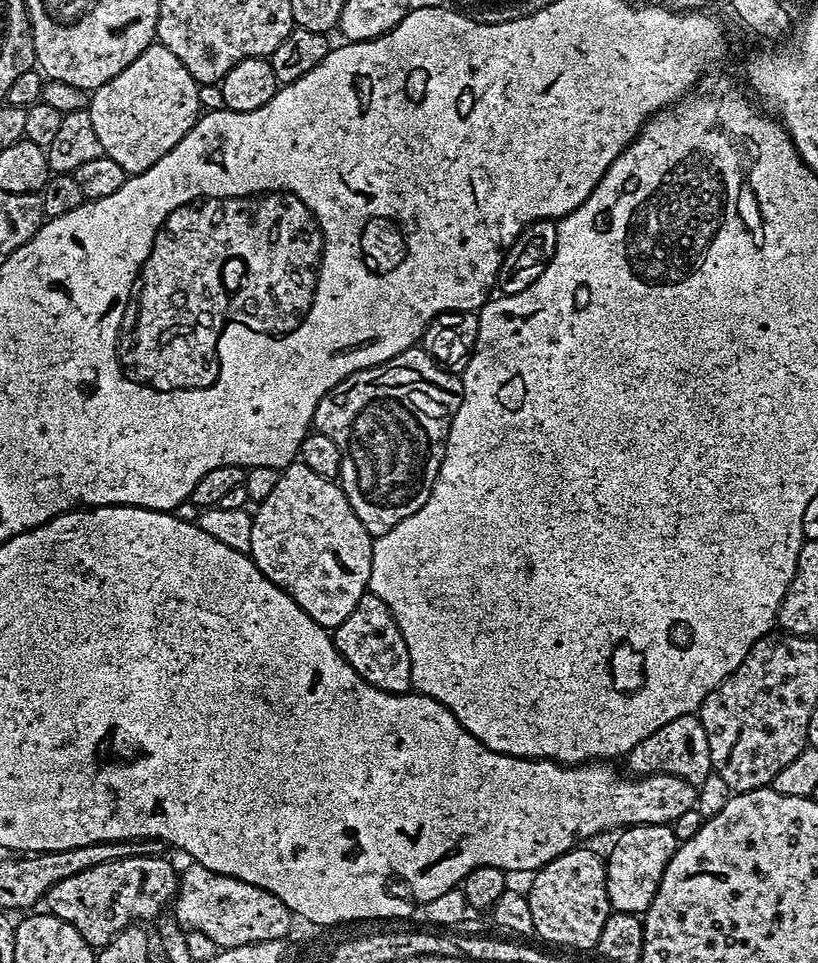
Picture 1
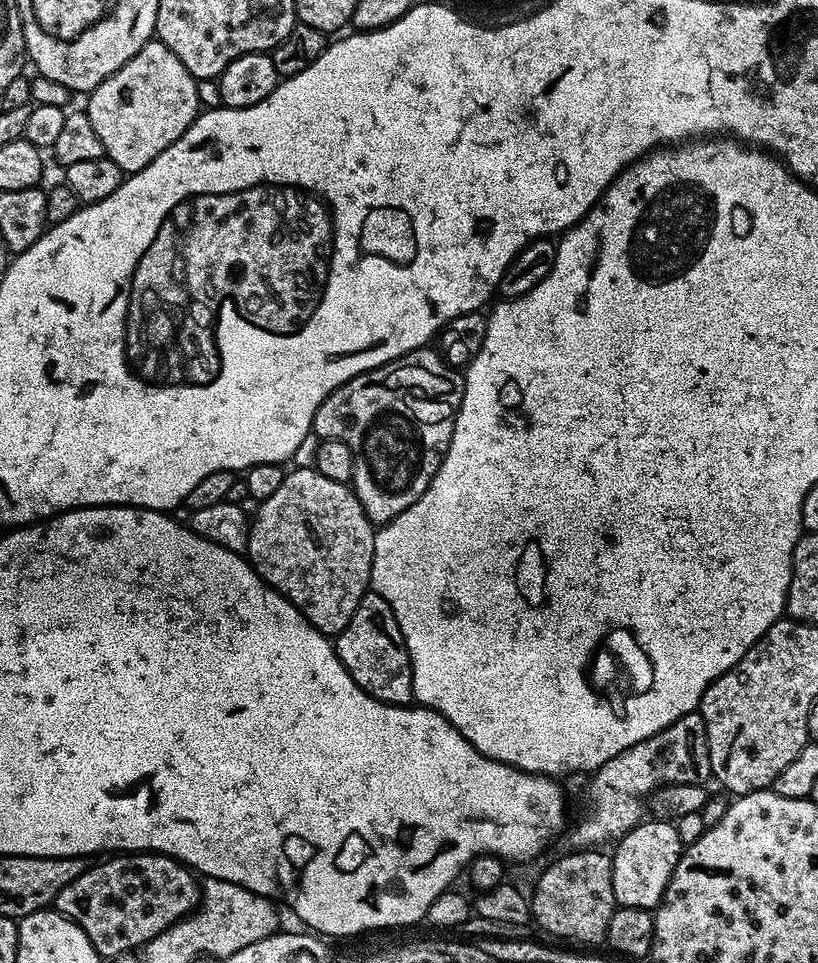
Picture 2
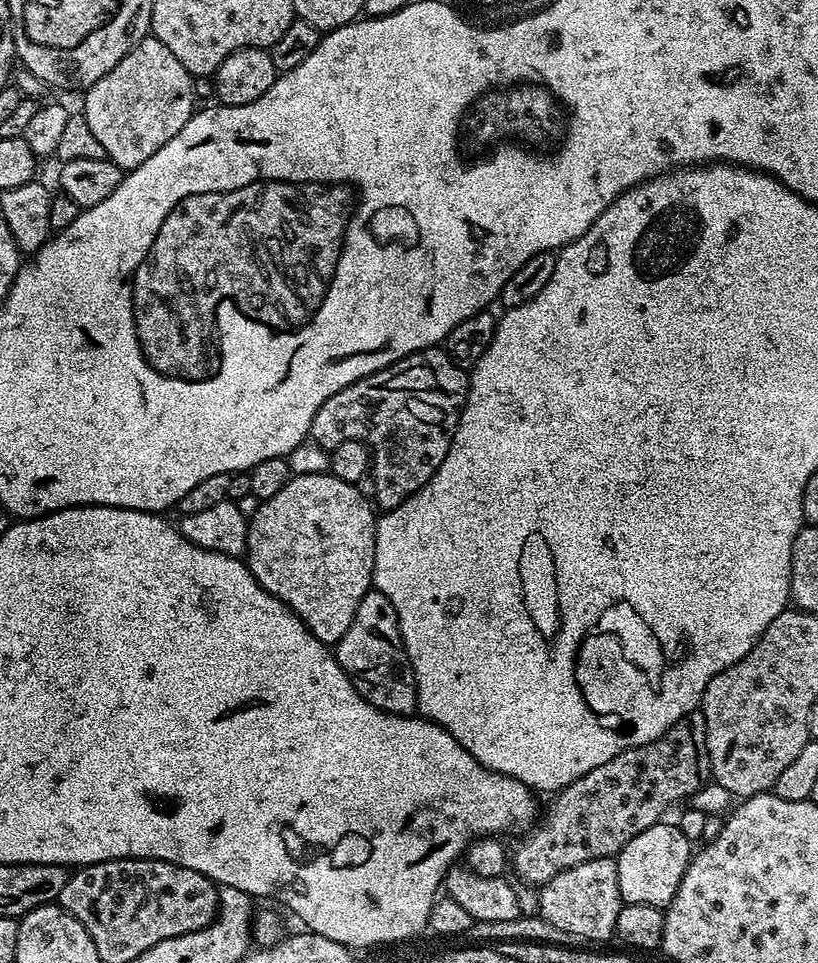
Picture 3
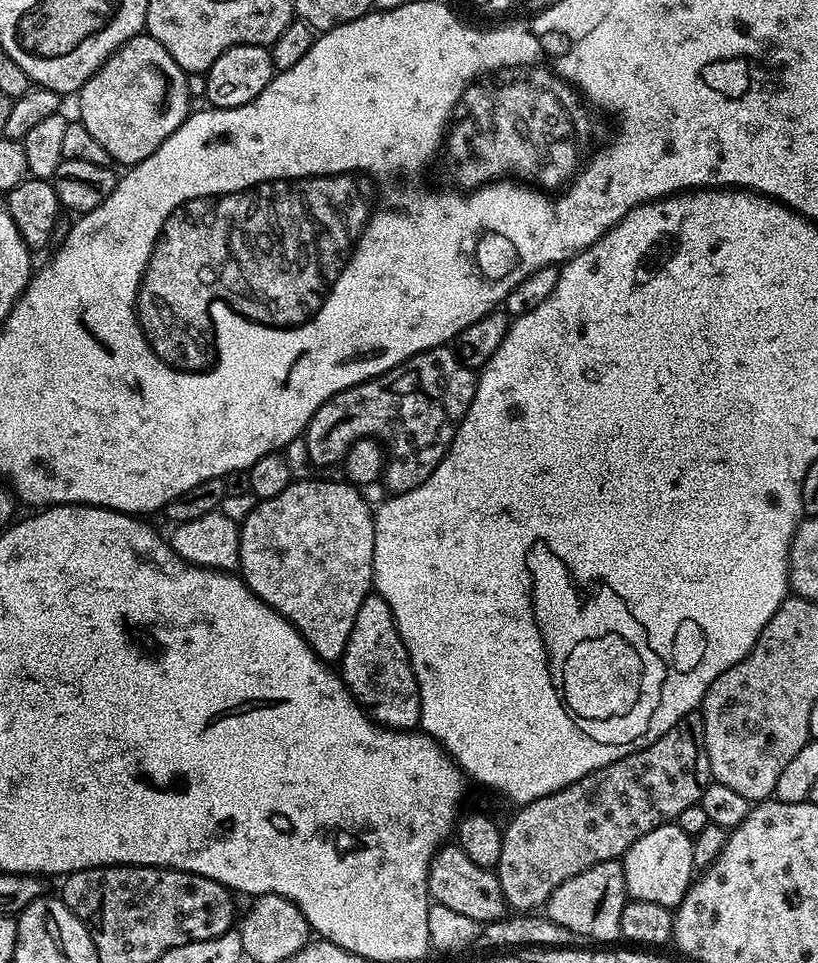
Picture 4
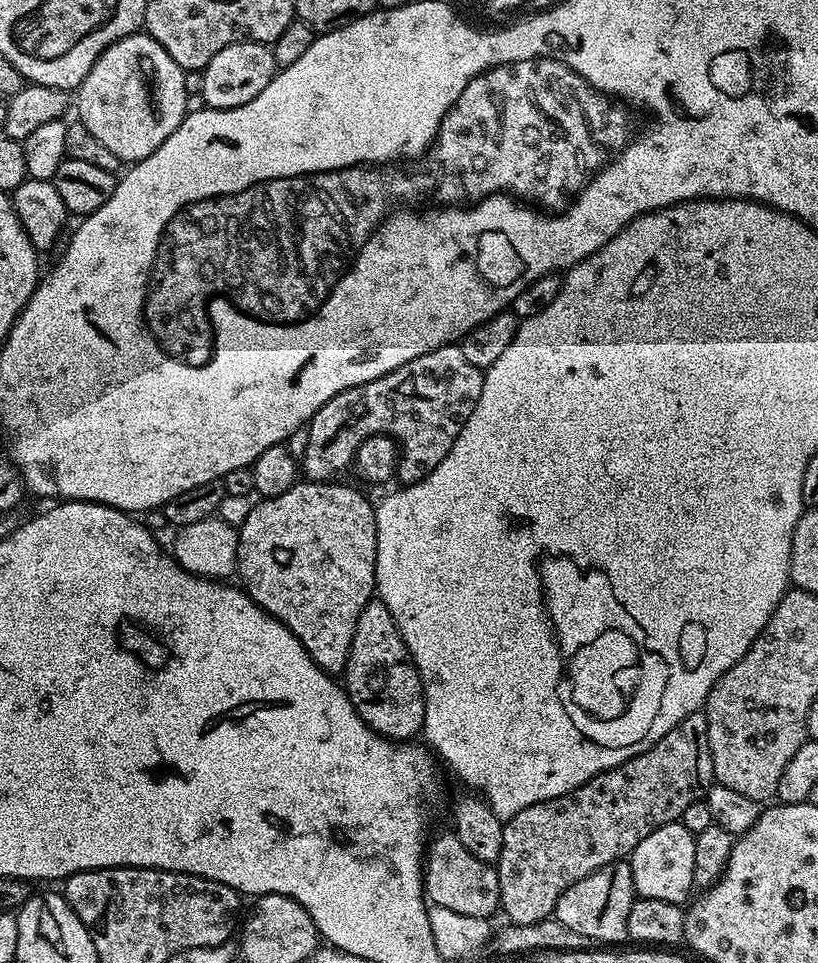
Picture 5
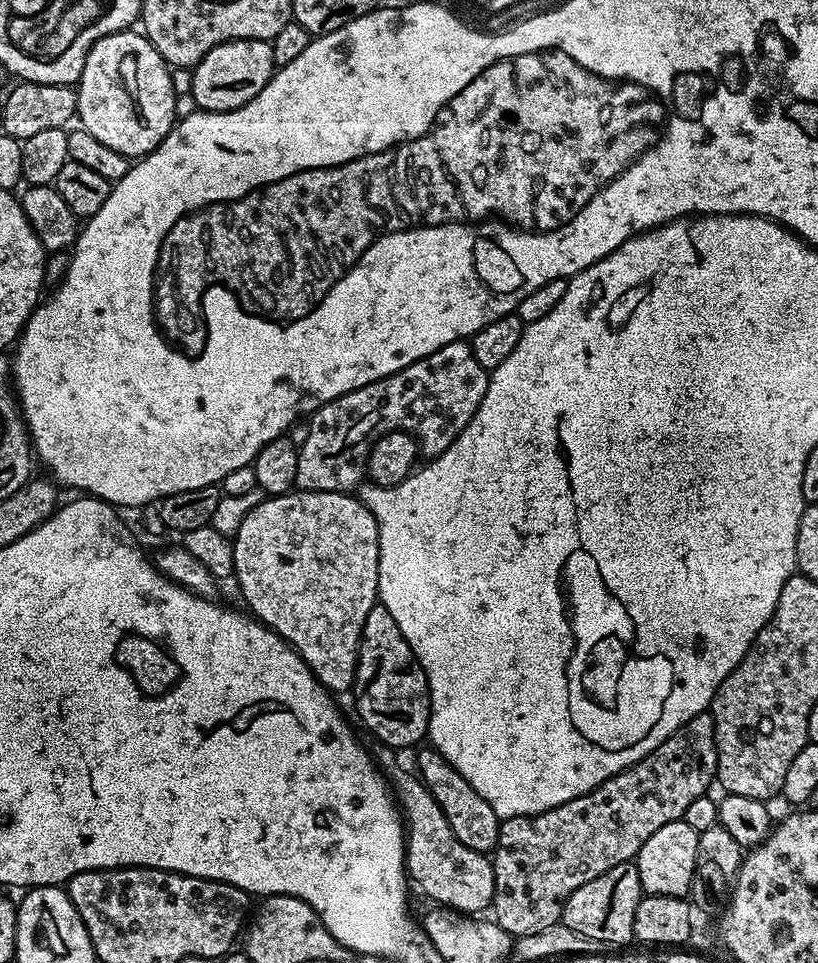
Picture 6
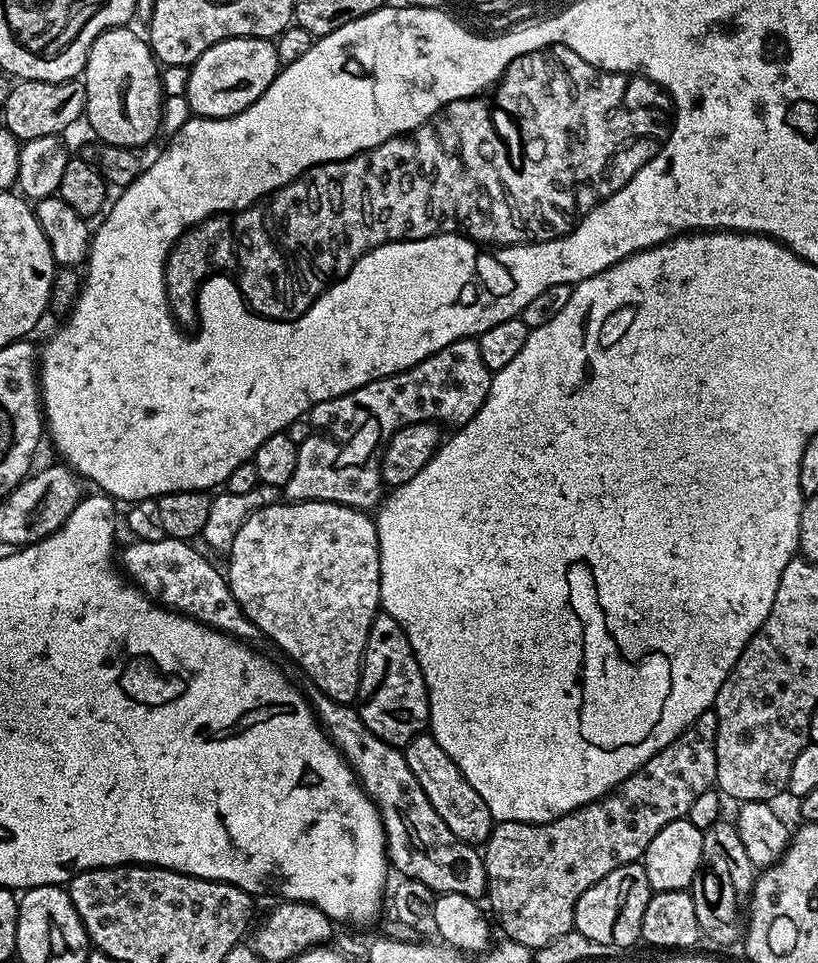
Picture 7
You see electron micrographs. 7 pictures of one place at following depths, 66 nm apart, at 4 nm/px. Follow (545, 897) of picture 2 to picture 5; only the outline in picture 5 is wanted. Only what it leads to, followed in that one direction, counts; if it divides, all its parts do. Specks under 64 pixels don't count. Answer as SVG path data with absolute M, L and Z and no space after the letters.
M627 859L607 864L605 868L594 870L582 882L574 882L558 898L554 919L562 922L569 930L578 934L586 934L593 942L604 946L620 946L628 940L626 917L630 914L630 906L637 899L636 887L632 881L632 866Z

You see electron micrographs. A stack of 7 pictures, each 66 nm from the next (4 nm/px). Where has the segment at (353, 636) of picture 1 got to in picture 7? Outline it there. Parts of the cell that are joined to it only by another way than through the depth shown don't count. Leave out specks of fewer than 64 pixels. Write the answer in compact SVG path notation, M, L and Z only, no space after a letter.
M381 611L370 626L354 704L369 730L378 734L382 742L398 749L403 749L429 727L428 687L424 675L403 626L389 612Z

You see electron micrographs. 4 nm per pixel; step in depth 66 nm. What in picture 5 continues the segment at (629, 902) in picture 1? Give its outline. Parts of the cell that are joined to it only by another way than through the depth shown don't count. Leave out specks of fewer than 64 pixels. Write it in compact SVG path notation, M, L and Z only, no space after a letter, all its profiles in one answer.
M679 822L662 826L642 838L630 857L637 897L658 898L658 902L687 905L694 892L695 841L694 833Z

